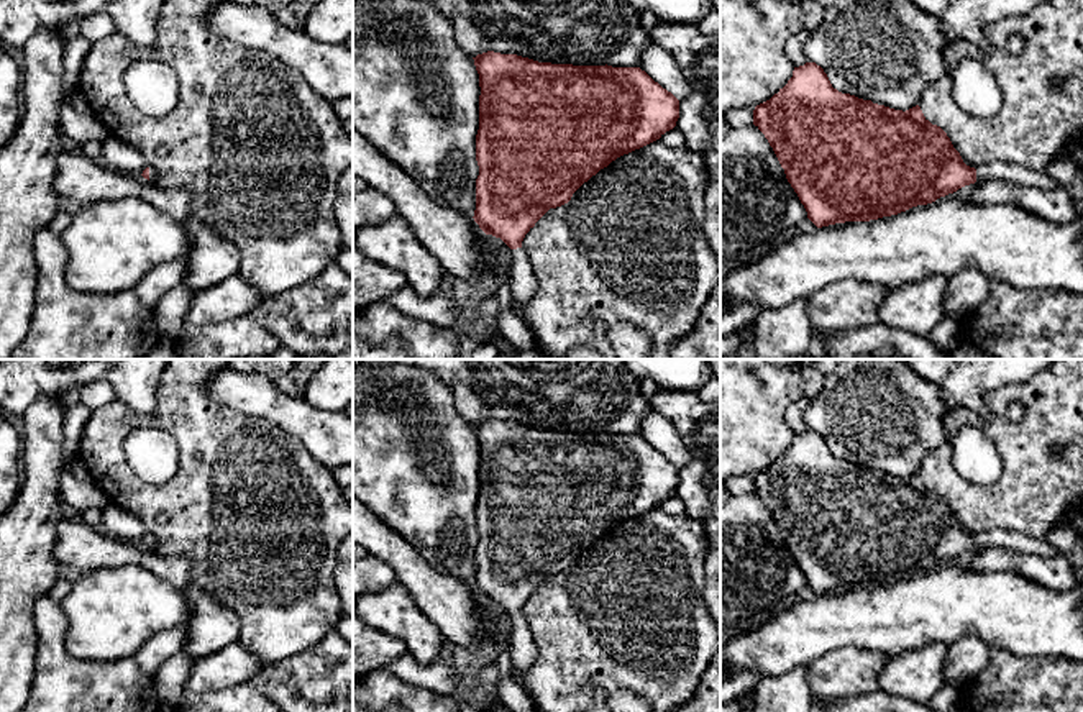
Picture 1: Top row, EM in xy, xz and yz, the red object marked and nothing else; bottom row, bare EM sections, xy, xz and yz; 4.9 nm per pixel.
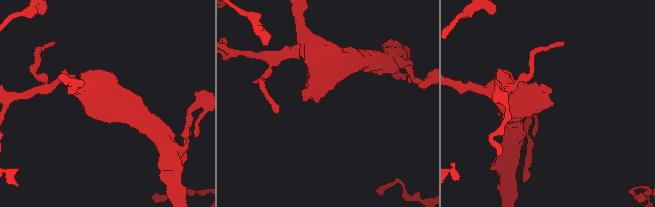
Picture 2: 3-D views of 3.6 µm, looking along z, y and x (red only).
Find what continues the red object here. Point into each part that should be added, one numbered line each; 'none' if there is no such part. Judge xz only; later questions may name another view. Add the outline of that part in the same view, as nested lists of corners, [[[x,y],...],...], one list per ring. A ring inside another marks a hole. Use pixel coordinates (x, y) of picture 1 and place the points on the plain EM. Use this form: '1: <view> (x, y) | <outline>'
1: xz (522, 648) | [[[522,615],[512,617],[509,622],[509,643],[512,655],[512,671],[520,674],[537,660],[537,648],[528,625]]]

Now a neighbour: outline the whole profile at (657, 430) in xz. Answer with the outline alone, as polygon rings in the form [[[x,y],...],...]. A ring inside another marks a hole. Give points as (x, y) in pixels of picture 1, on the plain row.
[[[655,410],[647,413],[642,420],[640,436],[645,438],[663,456],[671,459],[679,469],[694,461],[694,456],[688,450],[676,427]]]

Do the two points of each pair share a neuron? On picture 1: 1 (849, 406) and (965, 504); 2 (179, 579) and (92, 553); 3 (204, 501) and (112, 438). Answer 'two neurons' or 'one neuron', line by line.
1: two neurons
2: one neuron
3: one neuron

